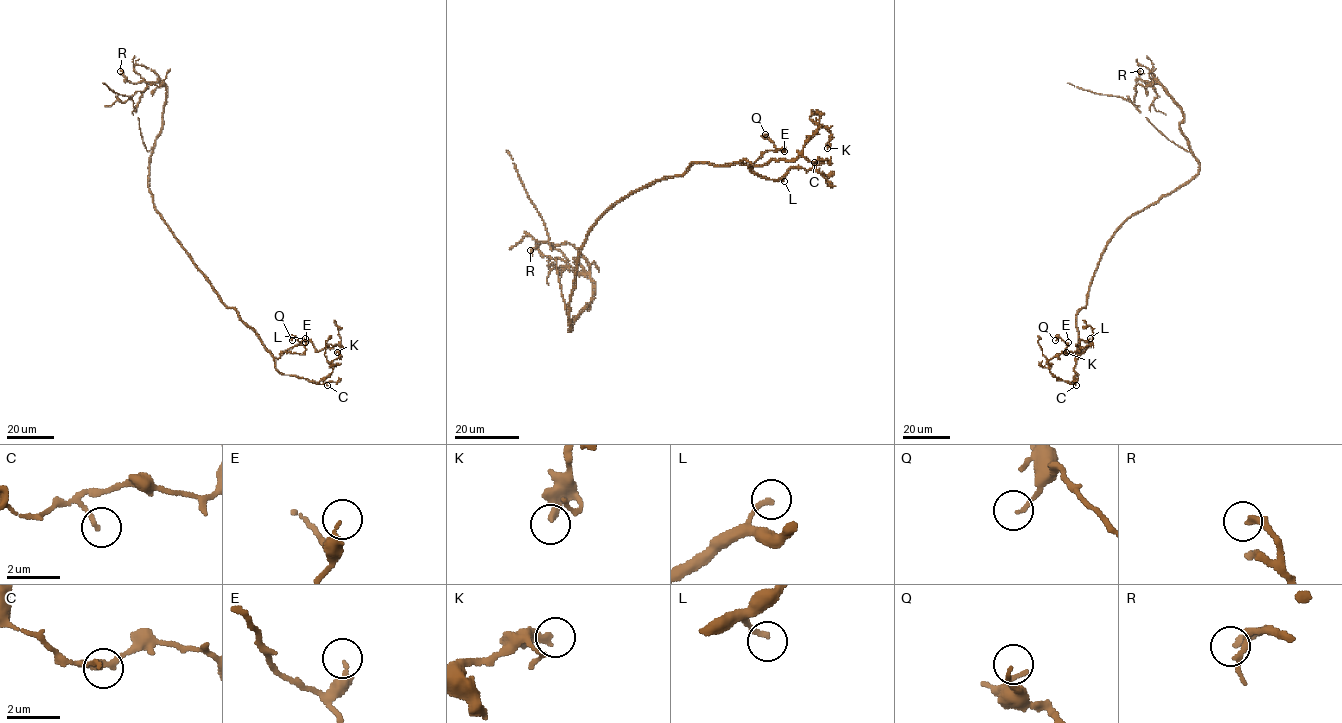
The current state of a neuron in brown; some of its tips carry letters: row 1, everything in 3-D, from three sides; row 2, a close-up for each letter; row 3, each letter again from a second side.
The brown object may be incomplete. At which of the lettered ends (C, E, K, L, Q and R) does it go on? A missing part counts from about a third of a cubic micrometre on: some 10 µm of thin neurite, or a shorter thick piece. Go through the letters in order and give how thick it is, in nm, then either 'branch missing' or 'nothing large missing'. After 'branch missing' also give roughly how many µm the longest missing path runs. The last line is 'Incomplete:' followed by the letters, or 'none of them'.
C: calibre 140 nm; nothing large missing
E: calibre 280 nm; nothing large missing
K: calibre 360 nm; nothing large missing
L: calibre 190 nm; branch missing; missing 9 µm
Q: calibre 120 nm; nothing large missing
R: calibre 280 nm; nothing large missing
Incomplete: L

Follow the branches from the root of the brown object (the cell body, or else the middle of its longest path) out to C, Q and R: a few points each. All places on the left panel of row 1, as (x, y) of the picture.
C: (161, 215), (219, 300), (227, 307), (233, 307), (257, 335), (272, 355), (275, 367), (284, 374), (327, 385)
Q: (161, 215), (219, 300), (235, 310), (275, 357), (284, 352), (302, 354), (305, 348), (295, 336), (292, 340)
R: (161, 215), (149, 190), (149, 160), (162, 128), (166, 89), (159, 82), (132, 83), (120, 71)

